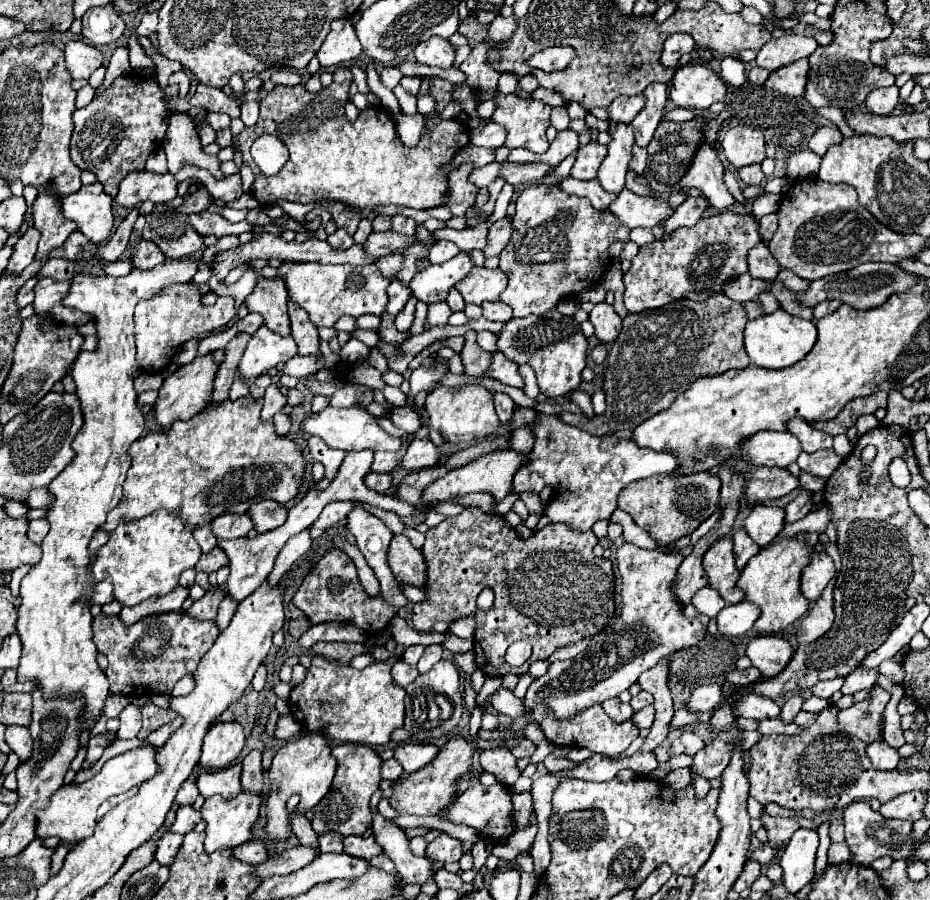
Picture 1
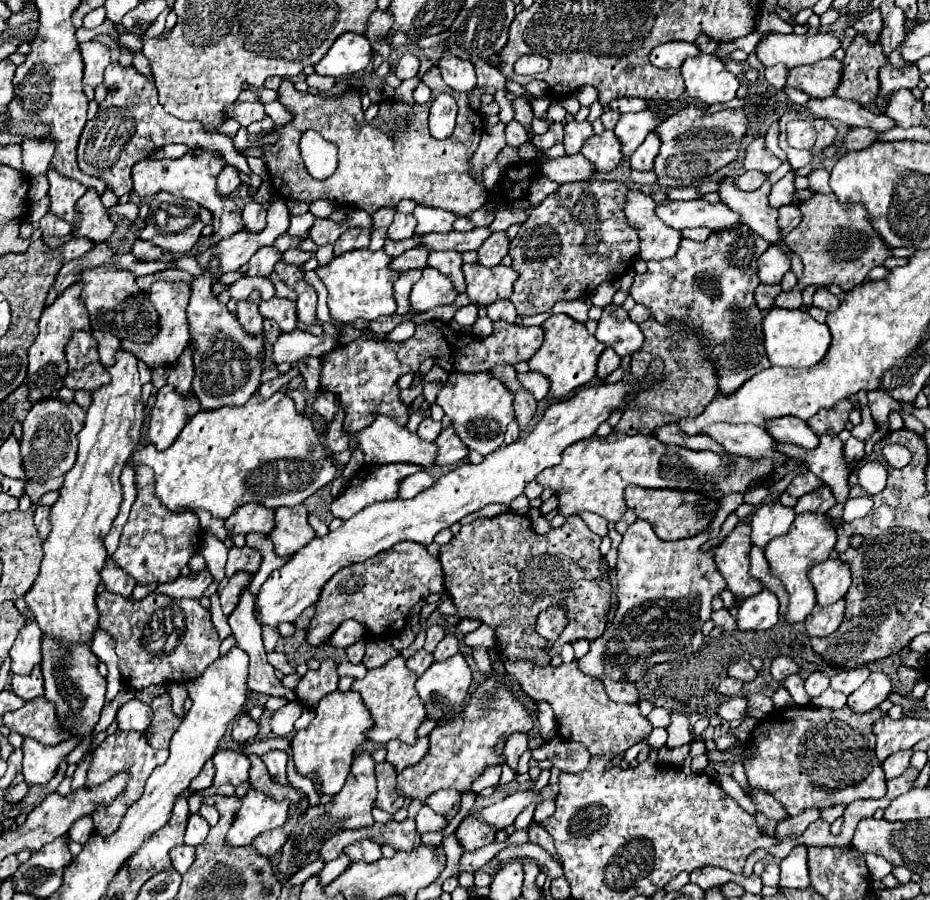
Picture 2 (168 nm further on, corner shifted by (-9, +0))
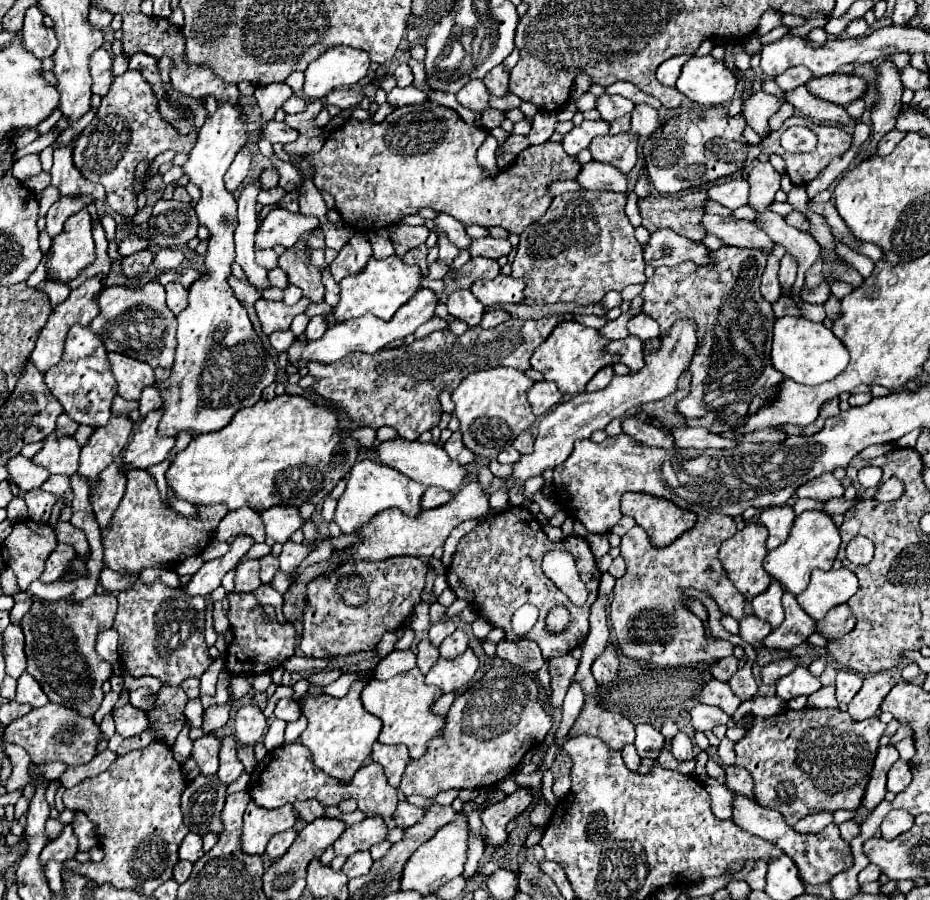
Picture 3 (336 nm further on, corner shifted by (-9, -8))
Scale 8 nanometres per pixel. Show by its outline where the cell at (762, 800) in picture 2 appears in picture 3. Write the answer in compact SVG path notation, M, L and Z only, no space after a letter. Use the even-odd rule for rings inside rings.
M726 767L726 787L748 799L754 799L754 781L740 767Z

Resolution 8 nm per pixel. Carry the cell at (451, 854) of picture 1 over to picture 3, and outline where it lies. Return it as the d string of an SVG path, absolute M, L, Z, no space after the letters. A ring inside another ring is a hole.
M522 787L516 793L508 795L502 803L496 803L496 805L484 809L480 819L482 819L482 825L484 825L484 841L486 841L486 845L492 845L492 847L504 845L506 839L508 839L506 825L510 821L514 821L522 811L526 811L526 807L530 803L532 803L530 789Z

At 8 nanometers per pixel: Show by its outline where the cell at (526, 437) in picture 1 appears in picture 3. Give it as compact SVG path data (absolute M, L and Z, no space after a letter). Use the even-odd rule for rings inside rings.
M562 321L552 329L548 339L534 351L530 363L532 363L532 369L536 369L544 375L544 379L554 381L564 395L578 395L578 393L586 391L586 383L602 367L618 363L616 355L608 355L604 351L606 343L608 343L608 339L600 337L596 329L590 329L576 321Z

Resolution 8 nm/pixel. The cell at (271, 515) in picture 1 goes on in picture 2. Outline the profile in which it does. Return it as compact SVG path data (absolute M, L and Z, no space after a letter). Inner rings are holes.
M304 505L276 509L276 527L270 533L270 539L280 557L292 557L292 553L298 553L316 537L316 531L308 525L306 517L308 511Z

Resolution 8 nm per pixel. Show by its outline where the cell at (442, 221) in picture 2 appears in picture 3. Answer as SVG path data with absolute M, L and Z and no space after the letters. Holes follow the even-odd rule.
M440 213L434 219L434 225L436 225L436 231L438 233L444 233L452 245L456 245L458 249L468 249L468 245L470 245L472 239L466 235L464 225L460 225L454 217Z

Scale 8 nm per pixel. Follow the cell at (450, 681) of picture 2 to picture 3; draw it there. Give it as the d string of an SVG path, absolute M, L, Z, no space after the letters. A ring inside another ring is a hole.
M468 649L464 655L448 661L438 659L438 663L428 671L426 683L436 685L442 689L442 693L462 693L464 687L472 681L474 673L478 669L478 659L472 649Z

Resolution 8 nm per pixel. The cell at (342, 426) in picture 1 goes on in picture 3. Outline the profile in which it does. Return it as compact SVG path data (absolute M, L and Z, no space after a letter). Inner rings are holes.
M394 437L394 439L388 439L384 443L380 443L376 447L376 455L380 459L382 465L388 465L404 475L408 475L410 479L430 487L430 485L436 485L436 487L442 487L446 491L456 491L460 485L462 485L462 479L466 475L466 469L464 465L456 463L456 461L450 461L450 457L446 455L446 451L434 443L420 443L420 441L406 441L402 437Z

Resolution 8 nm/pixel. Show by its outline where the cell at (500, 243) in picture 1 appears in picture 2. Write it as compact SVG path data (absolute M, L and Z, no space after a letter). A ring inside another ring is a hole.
M492 233L484 245L480 245L478 249L478 263L484 267L496 267L500 265L502 257L508 253L510 247L510 239L506 237L506 233Z

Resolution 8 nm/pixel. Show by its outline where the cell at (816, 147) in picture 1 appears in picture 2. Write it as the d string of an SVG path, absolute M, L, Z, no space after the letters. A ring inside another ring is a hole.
M852 129L848 135L846 135L846 143L844 143L844 149L846 151L858 151L858 149L866 149L868 145L880 141L878 139L878 133L872 131L872 129Z

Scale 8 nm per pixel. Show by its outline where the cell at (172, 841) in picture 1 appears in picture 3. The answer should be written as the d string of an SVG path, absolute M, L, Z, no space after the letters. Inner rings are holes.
M178 861L176 867L174 867L174 879L178 883L184 883L188 879L190 871L192 871L192 863L190 861Z

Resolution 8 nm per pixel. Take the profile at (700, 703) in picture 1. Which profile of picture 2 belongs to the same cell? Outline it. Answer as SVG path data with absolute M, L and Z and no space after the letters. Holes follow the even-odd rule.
M728 677L728 679L724 679L724 681L720 683L718 691L720 691L722 695L726 695L726 697L734 697L734 695L738 695L738 693L742 691L742 685L744 685L744 681L736 681L736 679Z

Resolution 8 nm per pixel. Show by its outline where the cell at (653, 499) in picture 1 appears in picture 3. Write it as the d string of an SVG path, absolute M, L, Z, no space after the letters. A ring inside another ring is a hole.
M642 493L622 495L622 513L634 517L656 547L670 545L682 533L692 529L698 519L696 513L680 509L668 499Z

